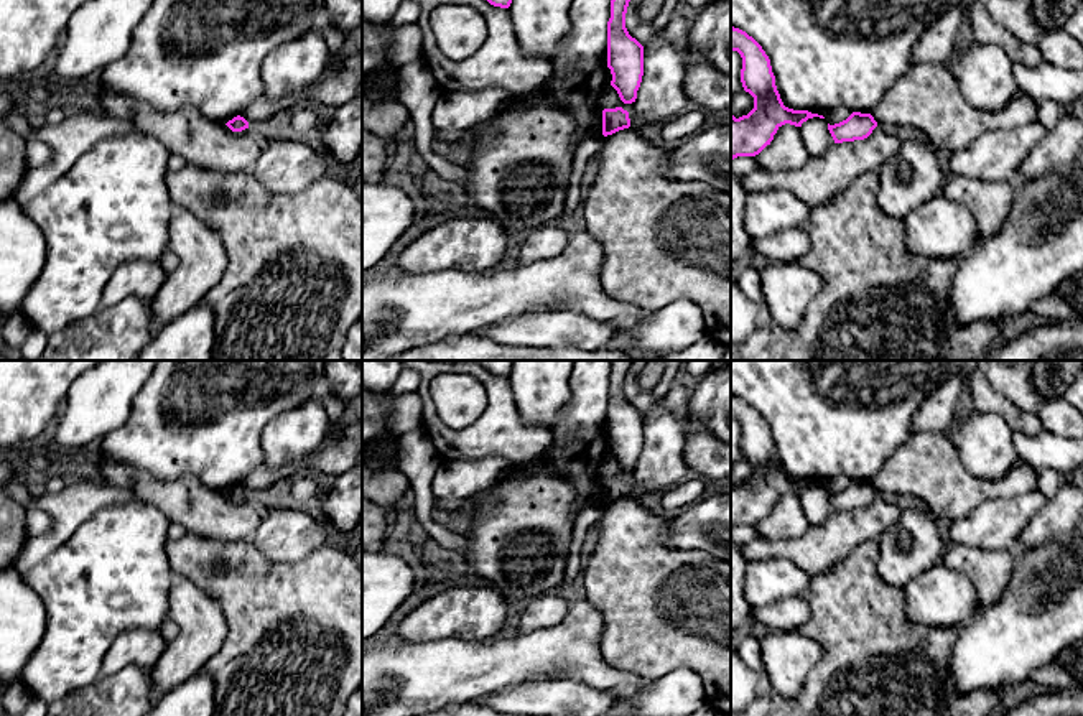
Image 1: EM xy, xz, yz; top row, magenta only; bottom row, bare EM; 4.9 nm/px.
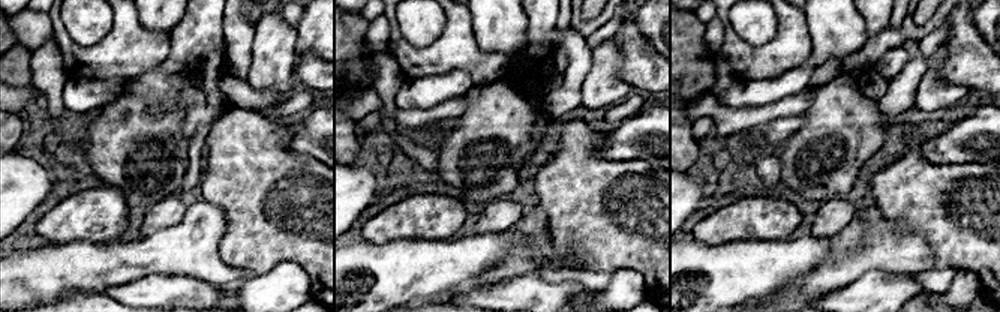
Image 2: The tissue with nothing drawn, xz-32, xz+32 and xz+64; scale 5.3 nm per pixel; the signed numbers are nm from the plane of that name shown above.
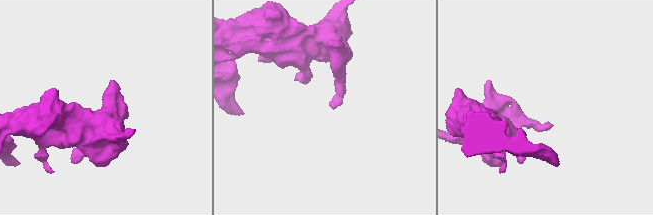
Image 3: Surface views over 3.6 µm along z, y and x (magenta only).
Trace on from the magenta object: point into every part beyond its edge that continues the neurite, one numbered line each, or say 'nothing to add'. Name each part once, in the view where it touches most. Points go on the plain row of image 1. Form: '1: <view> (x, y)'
nothing to add

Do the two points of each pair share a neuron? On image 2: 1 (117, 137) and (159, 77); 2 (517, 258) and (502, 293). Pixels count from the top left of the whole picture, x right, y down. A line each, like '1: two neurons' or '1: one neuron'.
1: two neurons
2: two neurons

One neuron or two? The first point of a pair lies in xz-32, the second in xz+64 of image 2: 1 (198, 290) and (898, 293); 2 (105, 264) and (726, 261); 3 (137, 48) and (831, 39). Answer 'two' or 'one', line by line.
1: one
2: one
3: two

